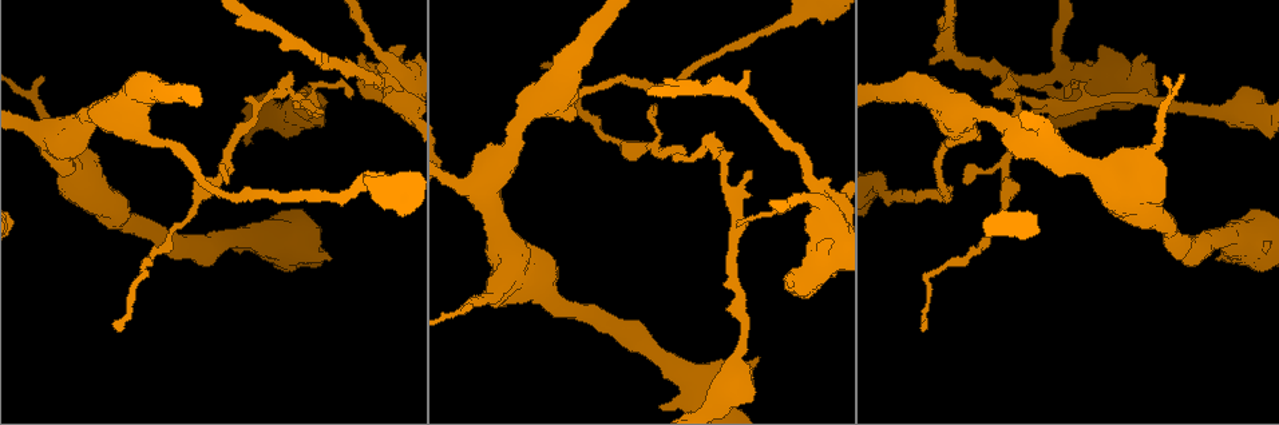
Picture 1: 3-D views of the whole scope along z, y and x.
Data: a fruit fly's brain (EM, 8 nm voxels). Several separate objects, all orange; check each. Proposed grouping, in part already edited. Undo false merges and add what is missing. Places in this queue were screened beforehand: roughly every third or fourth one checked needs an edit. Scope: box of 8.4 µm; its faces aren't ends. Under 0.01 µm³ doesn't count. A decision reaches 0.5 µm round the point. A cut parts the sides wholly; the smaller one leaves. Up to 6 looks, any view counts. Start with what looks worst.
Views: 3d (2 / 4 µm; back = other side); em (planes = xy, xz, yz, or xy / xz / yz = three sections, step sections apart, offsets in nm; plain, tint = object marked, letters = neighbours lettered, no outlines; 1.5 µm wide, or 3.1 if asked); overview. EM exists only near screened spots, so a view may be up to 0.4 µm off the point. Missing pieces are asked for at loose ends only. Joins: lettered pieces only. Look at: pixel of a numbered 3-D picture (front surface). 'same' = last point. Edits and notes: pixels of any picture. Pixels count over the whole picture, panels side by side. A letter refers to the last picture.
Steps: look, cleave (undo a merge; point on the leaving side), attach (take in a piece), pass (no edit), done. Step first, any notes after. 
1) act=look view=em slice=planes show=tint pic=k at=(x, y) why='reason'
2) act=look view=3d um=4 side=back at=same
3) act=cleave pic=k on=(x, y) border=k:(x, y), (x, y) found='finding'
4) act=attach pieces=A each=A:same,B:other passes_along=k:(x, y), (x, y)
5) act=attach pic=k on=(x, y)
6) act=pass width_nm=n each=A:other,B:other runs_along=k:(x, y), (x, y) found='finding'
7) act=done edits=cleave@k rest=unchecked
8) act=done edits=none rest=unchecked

act=look view=em slice=yz step=8 show=letters pic=1 at=(1218, 258) why='free end'

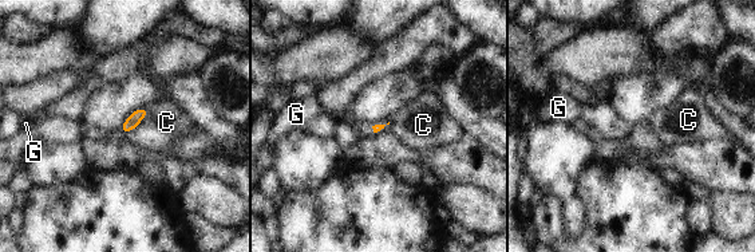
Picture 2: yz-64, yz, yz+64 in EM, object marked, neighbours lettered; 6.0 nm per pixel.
act=look view=em slice=planes show=letters at=same why='cut it another way'

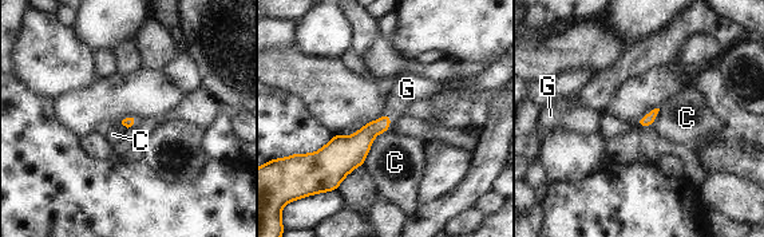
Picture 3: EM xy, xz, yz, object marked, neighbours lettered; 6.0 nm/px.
act=attach pieces=G each=C:other,G:same passes_along=3:(359, 143), (391, 117), (407, 89) found='it goes on there'

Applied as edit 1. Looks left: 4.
act=look view=em slice=planes show=tint pic=1 at=(656, 151)

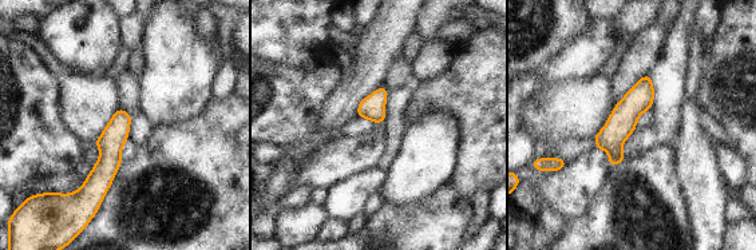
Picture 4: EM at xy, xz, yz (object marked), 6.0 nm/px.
act=look view=em slice=planes show=letters at=same

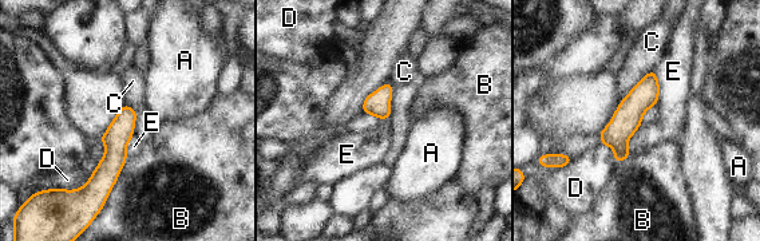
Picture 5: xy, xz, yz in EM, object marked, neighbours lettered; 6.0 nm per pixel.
act=pass each=A:other,B:other,C:other,D:other,E:other runs_along=5:(652, 74), (618, 131), (617, 159) found='all the same neuron'

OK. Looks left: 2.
act=look view=em slice=planes show=letters pic=1 at=(303, 114) why='thick turns thin'

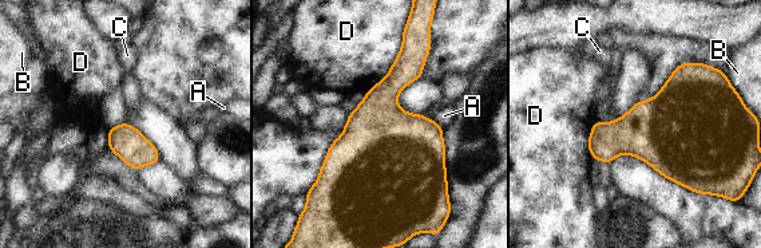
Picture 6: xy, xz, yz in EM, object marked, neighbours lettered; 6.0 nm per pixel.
act=pass width_nm=380 longest_contact=D:420nm each=A:other,B:other,C:other,D:other found='continuous, no second neuron'

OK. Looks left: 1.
act=done edits=attach@3 rest=unchecked

